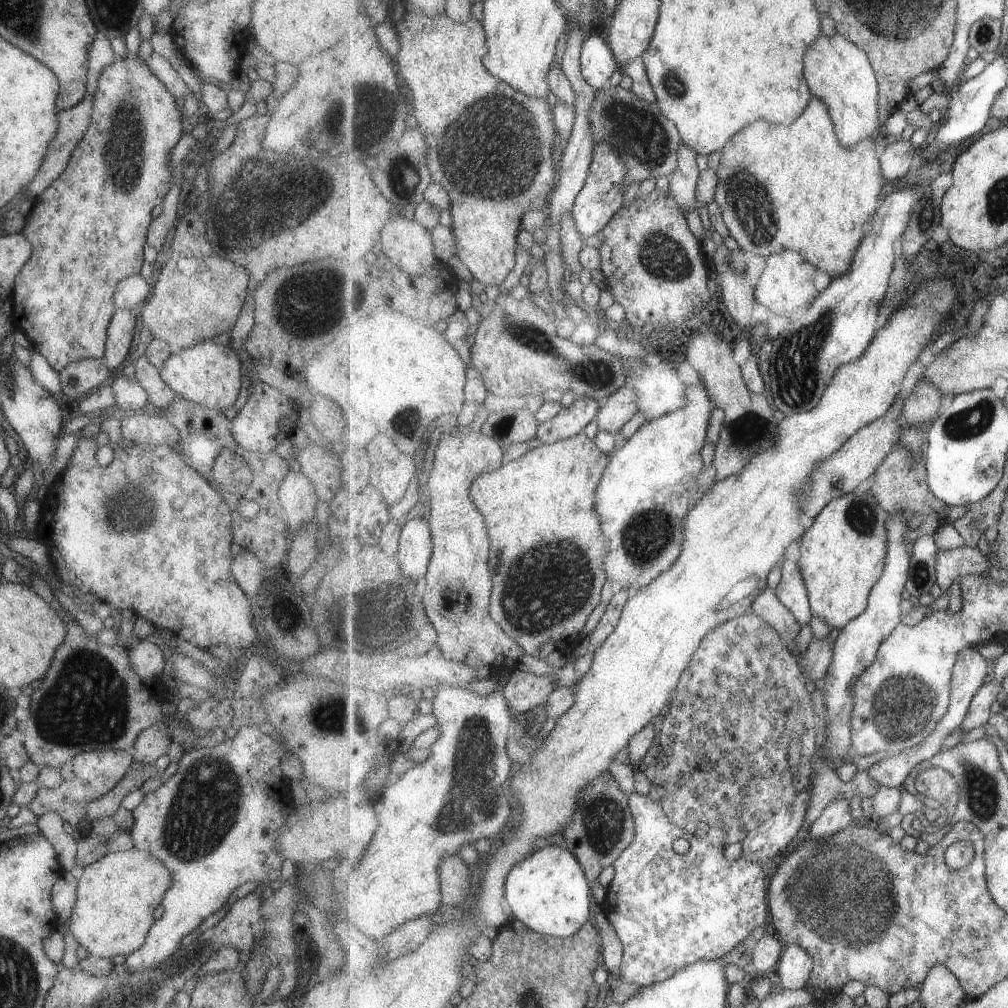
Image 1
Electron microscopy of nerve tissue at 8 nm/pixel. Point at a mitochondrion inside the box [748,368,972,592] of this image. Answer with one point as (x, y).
(861, 517)

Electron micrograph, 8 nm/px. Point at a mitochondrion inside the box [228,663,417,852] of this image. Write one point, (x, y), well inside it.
(324, 716)

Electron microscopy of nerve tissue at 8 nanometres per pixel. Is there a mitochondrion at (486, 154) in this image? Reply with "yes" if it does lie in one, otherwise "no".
yes

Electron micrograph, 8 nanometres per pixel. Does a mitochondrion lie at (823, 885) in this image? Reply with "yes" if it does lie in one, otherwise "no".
yes

